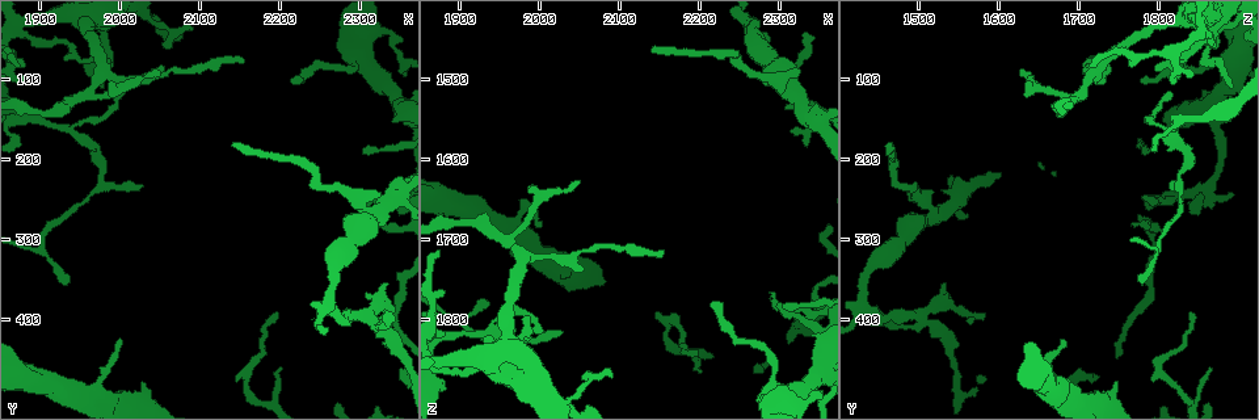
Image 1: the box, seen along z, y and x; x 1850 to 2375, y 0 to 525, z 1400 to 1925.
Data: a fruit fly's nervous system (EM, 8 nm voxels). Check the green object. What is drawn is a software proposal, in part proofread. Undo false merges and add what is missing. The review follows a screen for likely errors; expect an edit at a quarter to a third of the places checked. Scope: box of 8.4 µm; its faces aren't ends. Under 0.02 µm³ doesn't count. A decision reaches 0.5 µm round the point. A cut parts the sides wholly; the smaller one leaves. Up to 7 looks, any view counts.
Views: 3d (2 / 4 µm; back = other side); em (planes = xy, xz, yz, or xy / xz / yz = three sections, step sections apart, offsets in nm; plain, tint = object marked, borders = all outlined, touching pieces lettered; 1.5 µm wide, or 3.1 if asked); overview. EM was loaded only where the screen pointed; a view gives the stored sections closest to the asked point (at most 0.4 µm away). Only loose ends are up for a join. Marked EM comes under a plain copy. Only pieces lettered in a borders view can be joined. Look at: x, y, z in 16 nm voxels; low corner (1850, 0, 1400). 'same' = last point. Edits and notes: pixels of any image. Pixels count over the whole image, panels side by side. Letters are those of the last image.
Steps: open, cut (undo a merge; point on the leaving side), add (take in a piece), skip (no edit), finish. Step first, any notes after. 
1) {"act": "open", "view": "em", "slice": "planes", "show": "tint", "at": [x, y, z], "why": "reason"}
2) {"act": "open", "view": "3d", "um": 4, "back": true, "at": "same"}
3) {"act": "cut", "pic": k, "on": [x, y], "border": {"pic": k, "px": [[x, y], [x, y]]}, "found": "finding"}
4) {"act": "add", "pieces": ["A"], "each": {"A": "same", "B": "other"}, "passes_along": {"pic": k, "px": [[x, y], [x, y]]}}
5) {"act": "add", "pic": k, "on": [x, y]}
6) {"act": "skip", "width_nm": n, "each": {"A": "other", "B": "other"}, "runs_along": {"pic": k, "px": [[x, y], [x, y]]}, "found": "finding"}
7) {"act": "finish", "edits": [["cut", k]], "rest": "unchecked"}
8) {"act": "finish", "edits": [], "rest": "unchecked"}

{"act": "open", "view": "em", "slice": "planes", "show": "borders", "at": [2215, 100, 1780], "why": "long arm stops here"}

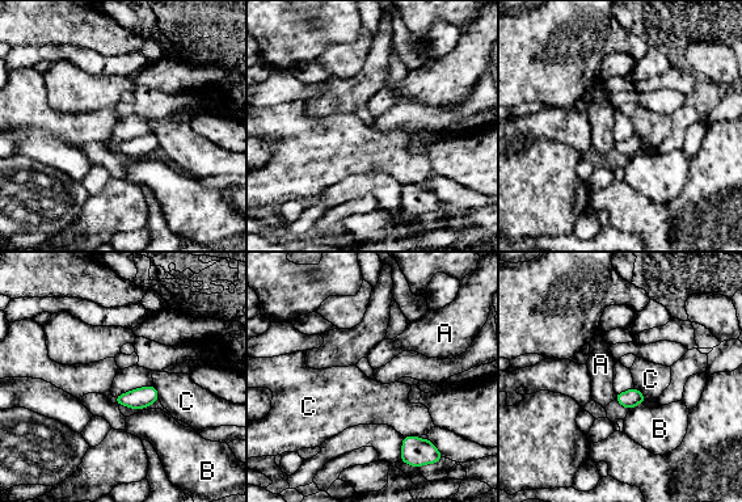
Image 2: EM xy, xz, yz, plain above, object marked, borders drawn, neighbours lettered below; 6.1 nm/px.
{"act": "skip", "width_nm": 110, "each": {"A": "other", "B": "other", "C": "other"}, "border": {"pic": 2, "px": [[418, 435], [403, 437]]}, "found": "no lettered piece goes on from it"}

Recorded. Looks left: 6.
{"act": "open", "view": "em", "slice": "planes", "show": "borders", "at": [2050, 90, 1625], "why": "free end"}

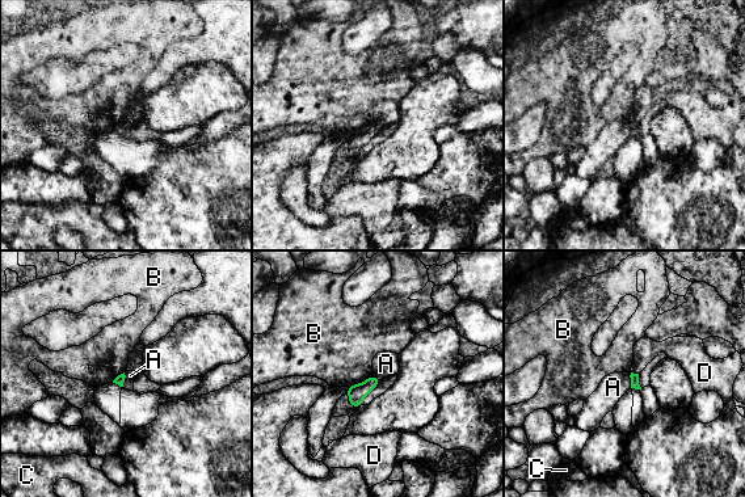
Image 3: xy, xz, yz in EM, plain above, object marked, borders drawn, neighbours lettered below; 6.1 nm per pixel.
{"act": "skip", "each": {"A": "other", "B": "other", "C": "other", "D": "other"}, "found": "no lettered piece goes on from it"}

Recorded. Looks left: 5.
{"act": "open", "view": "em", "slice": "xy", "step": 4, "show": "tint", "at": [2315, 275, 1515], "why": "thin arm on a thick one"}

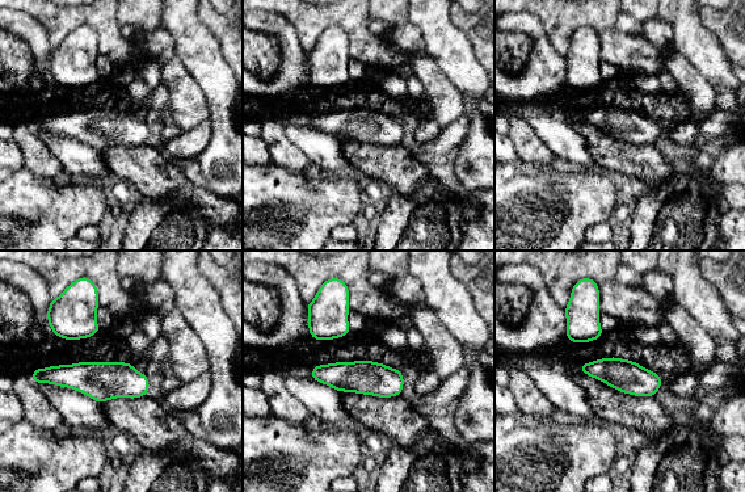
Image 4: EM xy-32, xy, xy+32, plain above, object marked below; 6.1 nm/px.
{"act": "open", "view": "em", "slice": "planes", "show": "borders", "at": "same"}

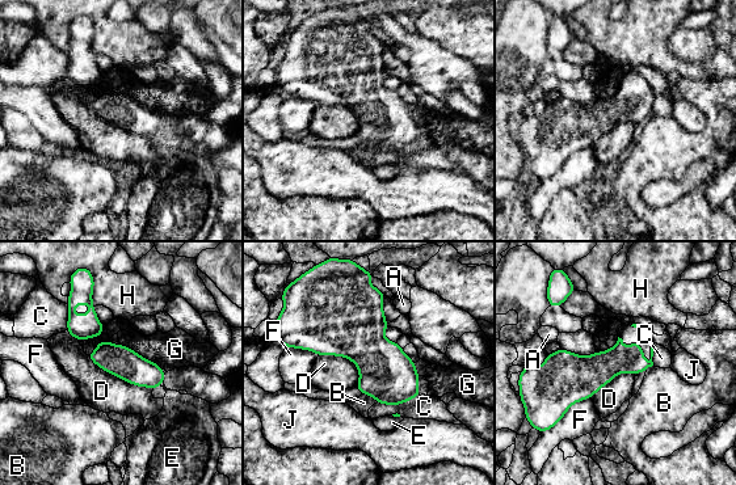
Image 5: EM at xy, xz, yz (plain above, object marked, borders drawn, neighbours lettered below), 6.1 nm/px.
{"act": "skip", "each": {"A": "other", "B": "other", "C": "other", "D": "other", "E": "other", "F": "other", "G": "other", "H": "other", "J": "other"}, "found": "continuous, no second neuron"}

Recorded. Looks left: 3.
{"act": "finish", "edits": [], "rest": "unchecked"}

